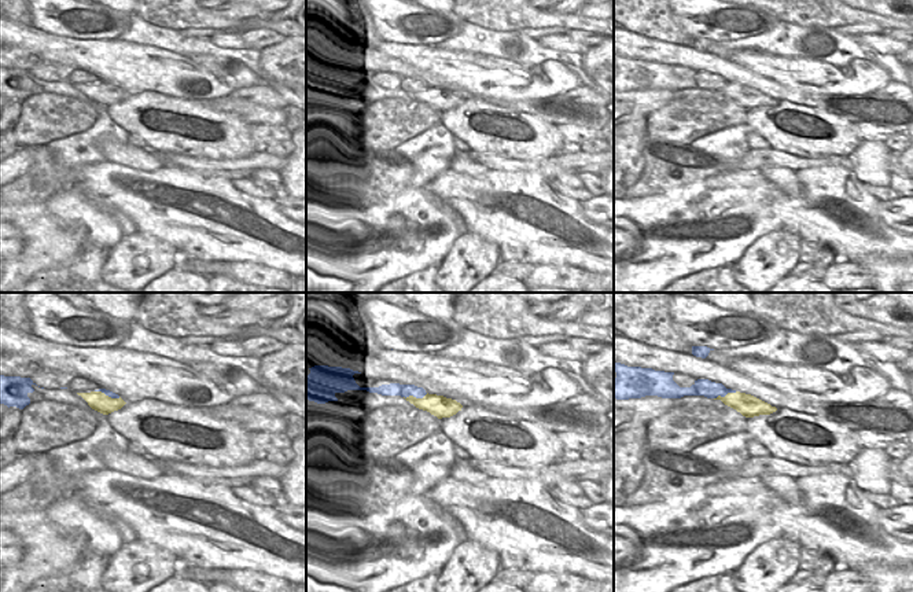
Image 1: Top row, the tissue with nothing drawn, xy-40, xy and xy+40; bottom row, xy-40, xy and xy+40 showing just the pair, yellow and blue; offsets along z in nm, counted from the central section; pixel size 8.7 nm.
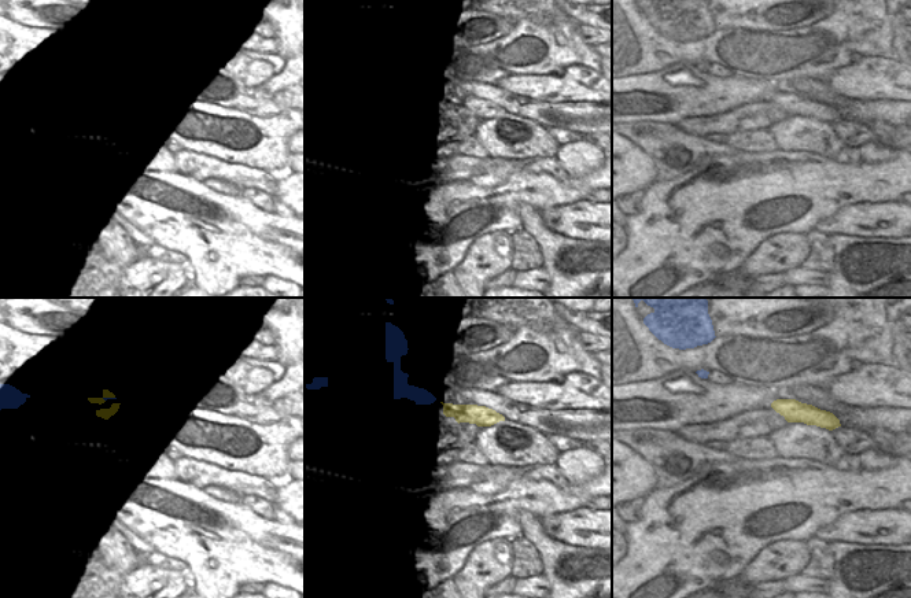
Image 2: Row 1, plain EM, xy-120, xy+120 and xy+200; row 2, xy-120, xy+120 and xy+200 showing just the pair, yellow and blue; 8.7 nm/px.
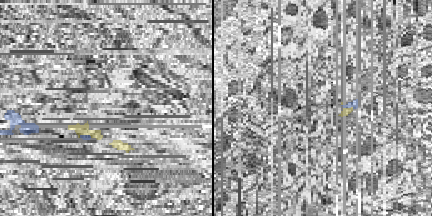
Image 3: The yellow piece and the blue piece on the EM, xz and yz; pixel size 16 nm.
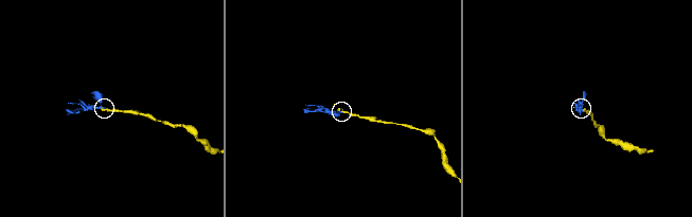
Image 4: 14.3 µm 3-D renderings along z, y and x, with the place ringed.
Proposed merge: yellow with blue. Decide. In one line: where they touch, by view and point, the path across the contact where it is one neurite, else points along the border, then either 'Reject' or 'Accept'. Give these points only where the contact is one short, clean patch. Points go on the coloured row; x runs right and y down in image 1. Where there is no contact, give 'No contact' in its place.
Touches yellow at xy (415, 397). Boundary: xy (427, 393), (422, 397), (404, 397). Reject.

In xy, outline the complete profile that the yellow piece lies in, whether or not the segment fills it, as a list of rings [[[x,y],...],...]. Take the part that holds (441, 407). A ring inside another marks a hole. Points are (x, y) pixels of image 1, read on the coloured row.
[[[428,393],[423,398],[409,396],[405,400],[413,404],[416,408],[430,412],[438,419],[450,418],[463,408],[463,405],[456,400]]]

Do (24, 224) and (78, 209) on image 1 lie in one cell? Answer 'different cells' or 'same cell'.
same cell

